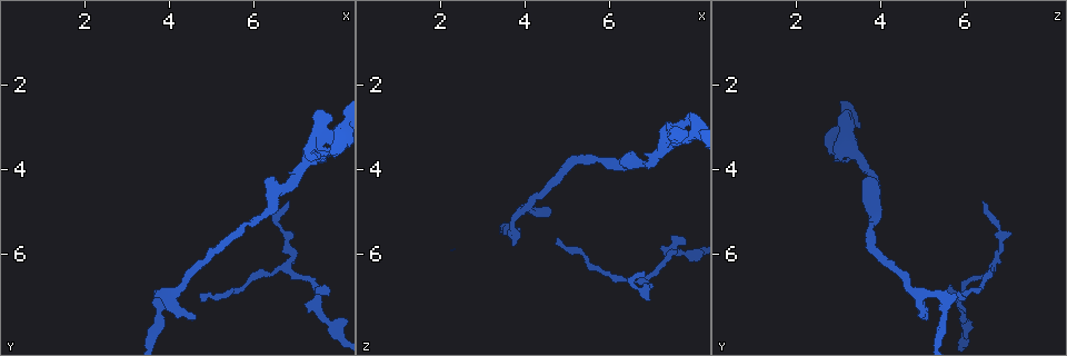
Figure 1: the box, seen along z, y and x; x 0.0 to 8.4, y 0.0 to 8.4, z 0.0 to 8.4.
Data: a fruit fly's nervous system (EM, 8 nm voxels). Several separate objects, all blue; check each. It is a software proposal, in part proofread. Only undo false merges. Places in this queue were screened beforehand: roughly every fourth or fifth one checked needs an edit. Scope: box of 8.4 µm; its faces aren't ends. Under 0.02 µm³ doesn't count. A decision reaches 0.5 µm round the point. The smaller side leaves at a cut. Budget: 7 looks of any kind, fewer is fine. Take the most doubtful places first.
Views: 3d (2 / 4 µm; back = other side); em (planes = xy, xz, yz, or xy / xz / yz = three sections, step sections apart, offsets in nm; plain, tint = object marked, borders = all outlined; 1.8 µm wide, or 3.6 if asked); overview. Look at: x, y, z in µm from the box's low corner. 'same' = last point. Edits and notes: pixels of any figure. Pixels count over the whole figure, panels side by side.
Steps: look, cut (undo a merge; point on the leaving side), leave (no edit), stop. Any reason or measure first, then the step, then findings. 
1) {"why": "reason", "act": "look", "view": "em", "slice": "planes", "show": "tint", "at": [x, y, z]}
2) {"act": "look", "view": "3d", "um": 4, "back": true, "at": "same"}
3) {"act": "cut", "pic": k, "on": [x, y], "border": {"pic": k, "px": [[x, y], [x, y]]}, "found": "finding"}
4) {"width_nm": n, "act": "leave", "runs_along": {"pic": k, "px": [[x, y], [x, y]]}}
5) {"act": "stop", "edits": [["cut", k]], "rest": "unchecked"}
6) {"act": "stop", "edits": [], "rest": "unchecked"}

{"why": "abrupt turn", "act": "look", "view": "3d", "um": 2, "at": [7.45, 3.20, 3.25]}

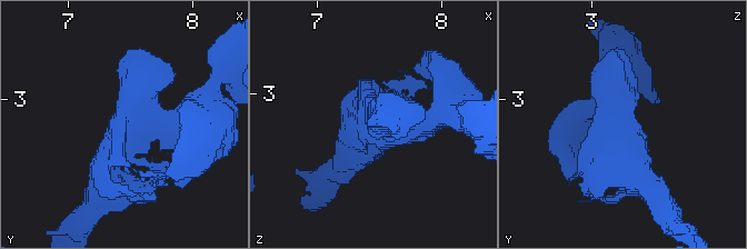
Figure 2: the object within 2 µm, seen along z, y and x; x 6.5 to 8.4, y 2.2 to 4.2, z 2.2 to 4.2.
{"why": "now the EM", "act": "look", "view": "em", "slice": "planes", "show": "borders", "at": [7.48, 3.20, 3.24]}

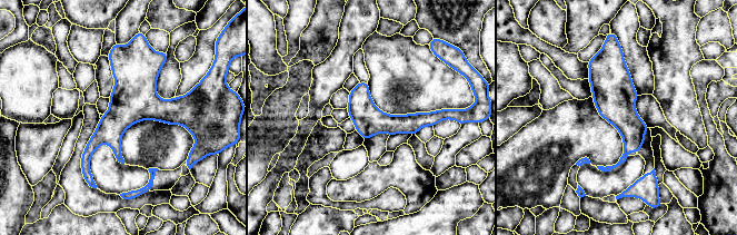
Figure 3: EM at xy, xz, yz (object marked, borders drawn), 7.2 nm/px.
{"act": "leave", "runs_along": {"pic": 3, "px": [[117, 50], [123, 111], [90, 147], [88, 174]]}, "found": "all the same neuron"}

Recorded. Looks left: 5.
{"why": "thin neck", "act": "look", "view": "3d", "um": 2, "back": true, "at": [6.75, 6.30, 6.65]}

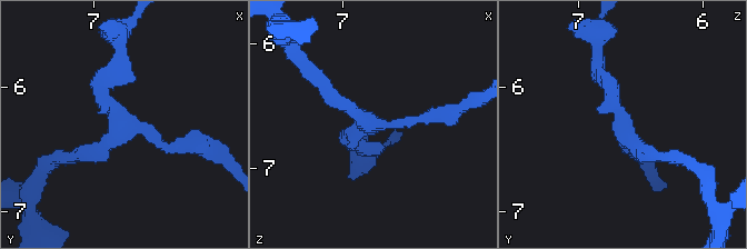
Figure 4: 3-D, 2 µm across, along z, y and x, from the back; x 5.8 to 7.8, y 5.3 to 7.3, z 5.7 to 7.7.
{"act": "look", "view": "em", "slice": "xz", "step": 8, "show": "tint", "at": [6.80, 6.36, 6.66]}

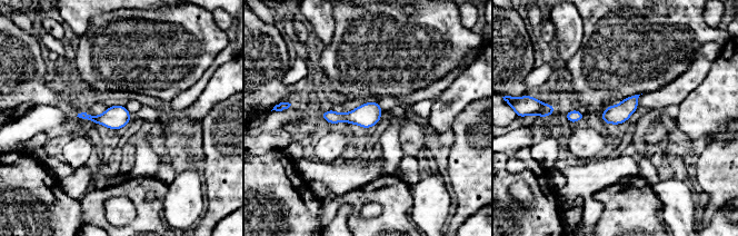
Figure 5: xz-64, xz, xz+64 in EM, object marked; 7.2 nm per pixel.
{"why": "another direction", "act": "look", "view": "em", "slice": "planes", "show": "tint", "at": "same"}

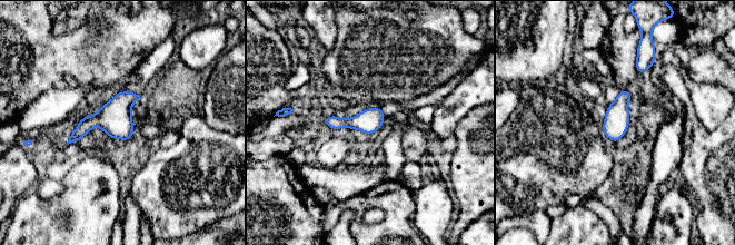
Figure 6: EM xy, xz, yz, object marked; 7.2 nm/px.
{"act": "leave", "found": "one neuron here"}

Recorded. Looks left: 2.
{"why": "a narrow waist", "act": "look", "view": "em", "slice": "xy", "step": 4, "show": "tint", "at": [5.80, 5.30, 3.70]}

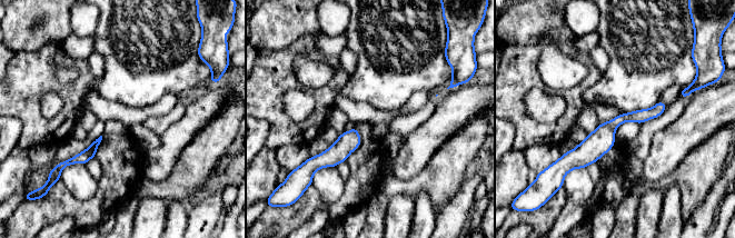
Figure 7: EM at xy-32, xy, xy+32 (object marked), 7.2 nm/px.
{"act": "look", "view": "em", "slice": "planes", "show": "tint", "at": "same"}

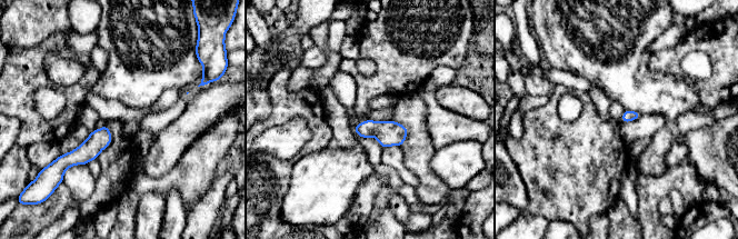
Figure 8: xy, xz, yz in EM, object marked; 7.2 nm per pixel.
{"act": "leave", "found": "all the same neuron"}

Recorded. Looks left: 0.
{"act": "stop", "edits": [], "rest": "unchecked"}

